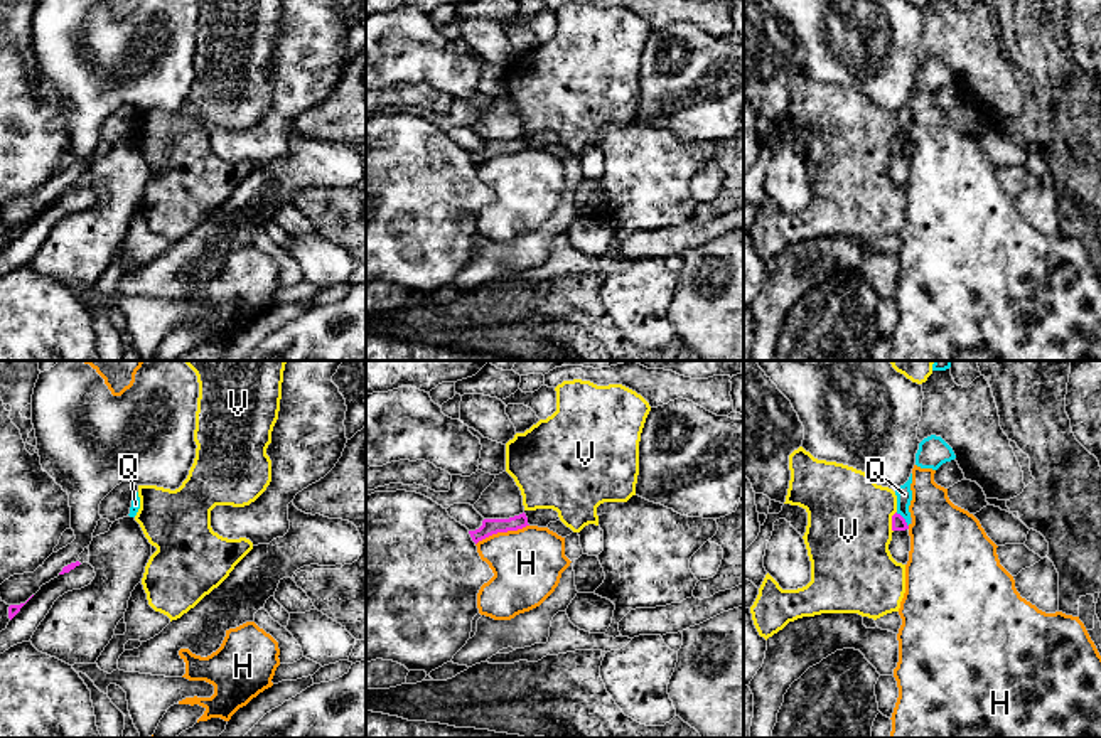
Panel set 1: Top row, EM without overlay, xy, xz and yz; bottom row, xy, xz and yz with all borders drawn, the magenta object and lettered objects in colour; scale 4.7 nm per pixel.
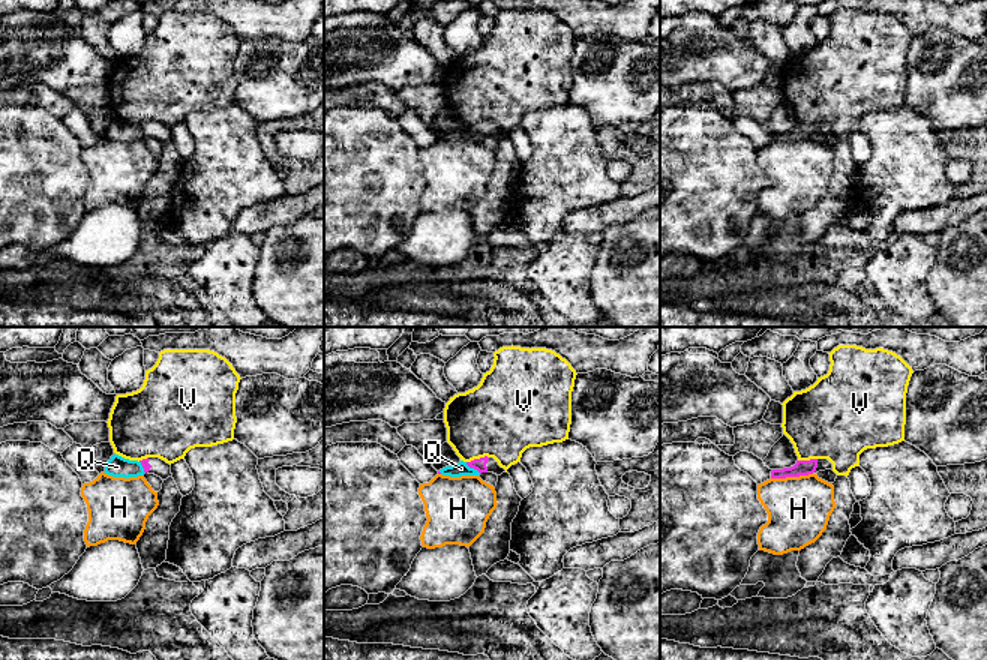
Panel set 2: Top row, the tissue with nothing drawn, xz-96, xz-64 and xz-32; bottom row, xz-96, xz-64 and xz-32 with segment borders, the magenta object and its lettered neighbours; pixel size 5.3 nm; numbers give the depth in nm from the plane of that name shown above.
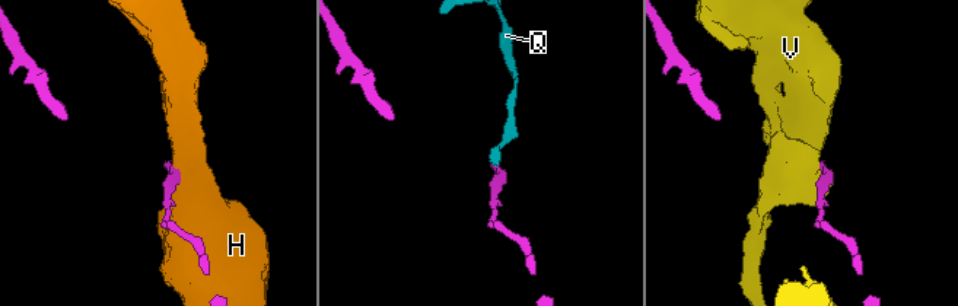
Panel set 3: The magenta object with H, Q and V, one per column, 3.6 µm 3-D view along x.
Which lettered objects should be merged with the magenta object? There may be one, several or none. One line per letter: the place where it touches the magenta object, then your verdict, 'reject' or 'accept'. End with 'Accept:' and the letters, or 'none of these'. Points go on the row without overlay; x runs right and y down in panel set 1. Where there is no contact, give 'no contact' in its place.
H: contact xz (501, 154); reject
Q: contact yz (904, 142); reject
V: contact yz (892, 144); reject
Accept: none of these

